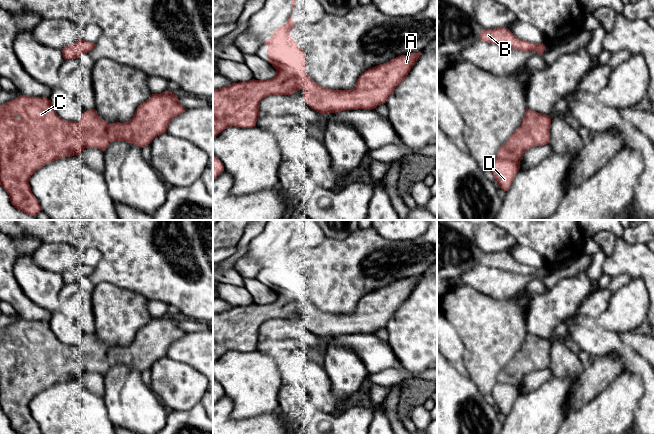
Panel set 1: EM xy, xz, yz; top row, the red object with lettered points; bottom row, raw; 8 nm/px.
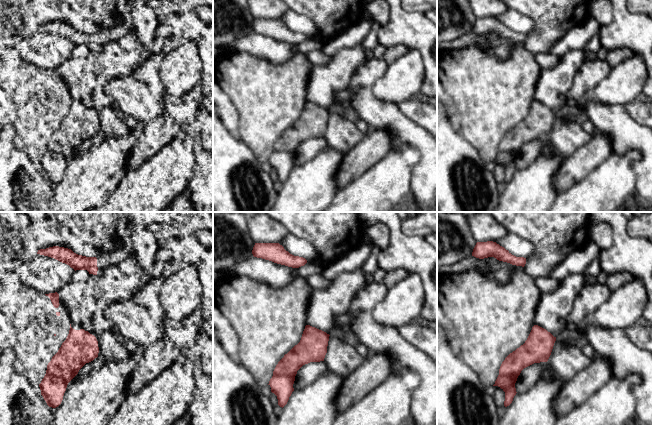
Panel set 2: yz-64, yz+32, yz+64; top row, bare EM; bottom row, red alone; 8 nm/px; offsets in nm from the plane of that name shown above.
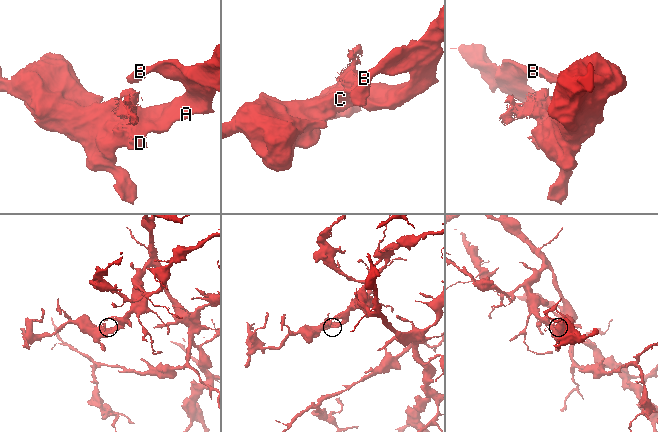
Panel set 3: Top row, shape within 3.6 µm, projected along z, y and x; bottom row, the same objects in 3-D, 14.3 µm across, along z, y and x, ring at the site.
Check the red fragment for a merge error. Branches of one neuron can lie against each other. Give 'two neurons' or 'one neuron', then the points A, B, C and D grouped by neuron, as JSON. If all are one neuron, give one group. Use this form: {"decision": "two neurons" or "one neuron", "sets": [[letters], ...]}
{"decision": "one neuron", "sets": [["A", "B", "C", "D"]]}

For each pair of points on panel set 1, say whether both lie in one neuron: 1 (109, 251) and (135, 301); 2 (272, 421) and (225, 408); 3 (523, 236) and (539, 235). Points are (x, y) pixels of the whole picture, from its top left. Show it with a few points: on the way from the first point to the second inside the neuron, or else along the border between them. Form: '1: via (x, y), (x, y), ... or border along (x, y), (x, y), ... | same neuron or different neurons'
1: border along (108, 282), (137, 292), (148, 299) | different neurons
2: via (258, 423), (231, 422) | same neuron
3: via (527, 235), (535, 235) | same neuron

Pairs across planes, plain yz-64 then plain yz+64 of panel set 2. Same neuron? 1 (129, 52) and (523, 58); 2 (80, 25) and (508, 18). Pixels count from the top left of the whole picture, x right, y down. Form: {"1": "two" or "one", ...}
{"1": "two", "2": "one"}

